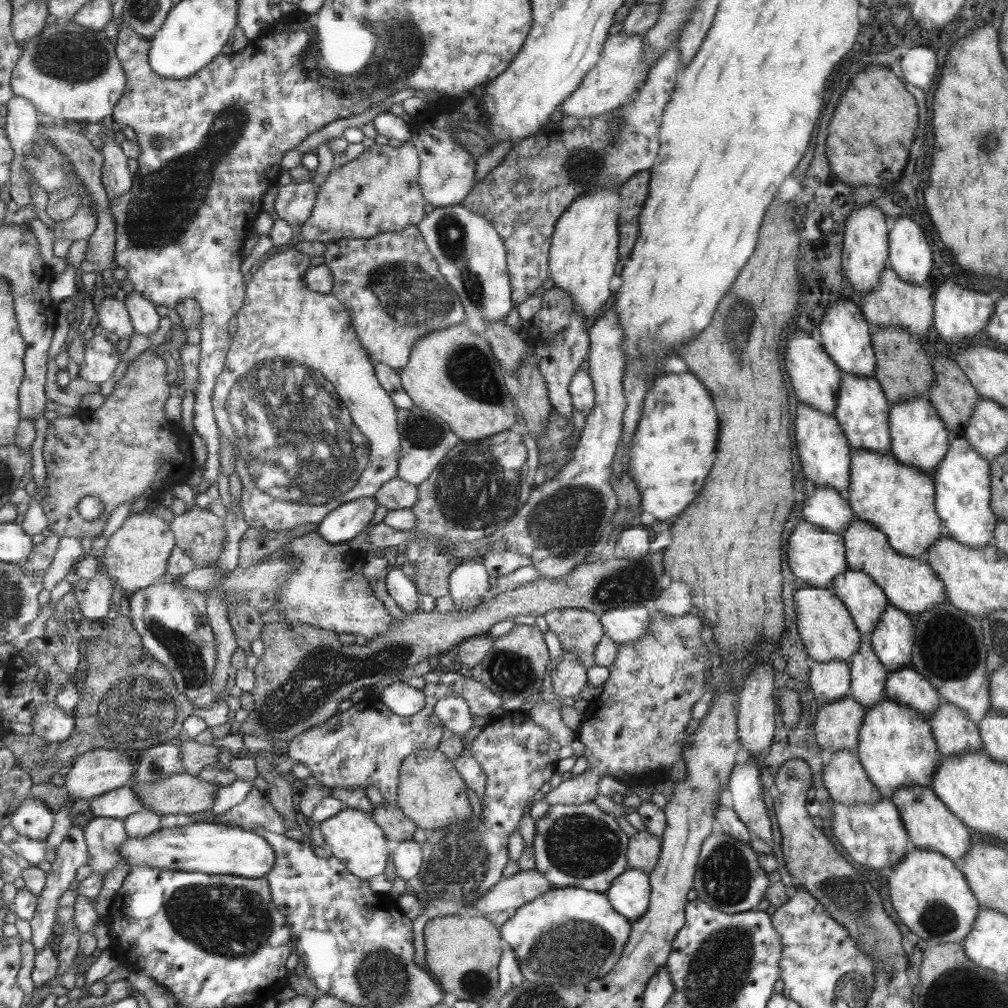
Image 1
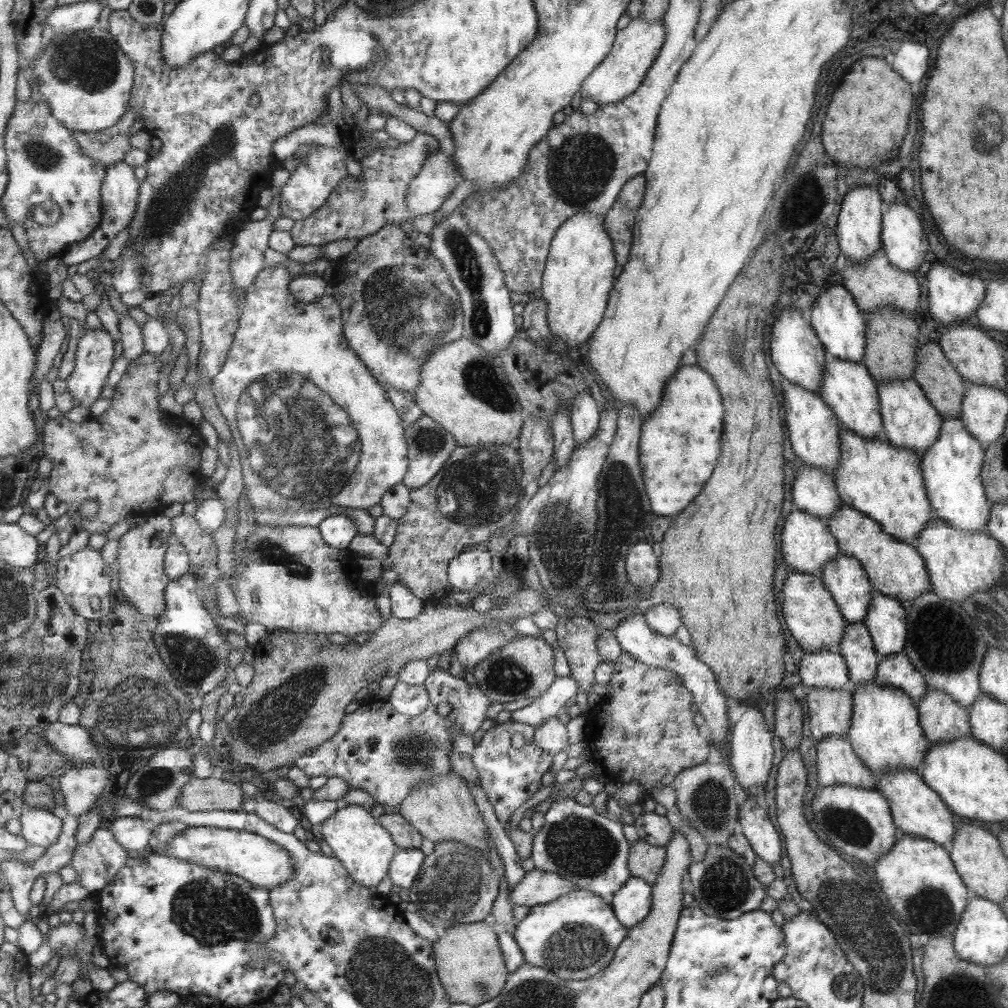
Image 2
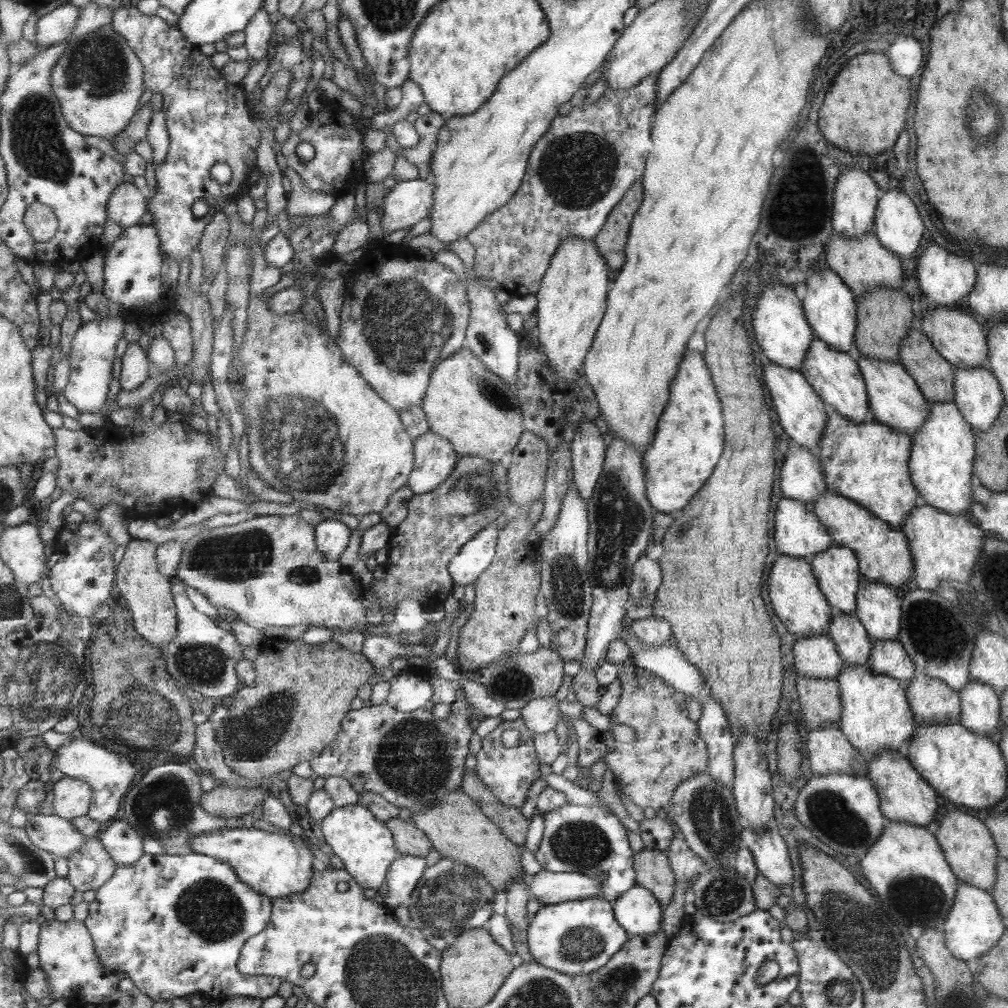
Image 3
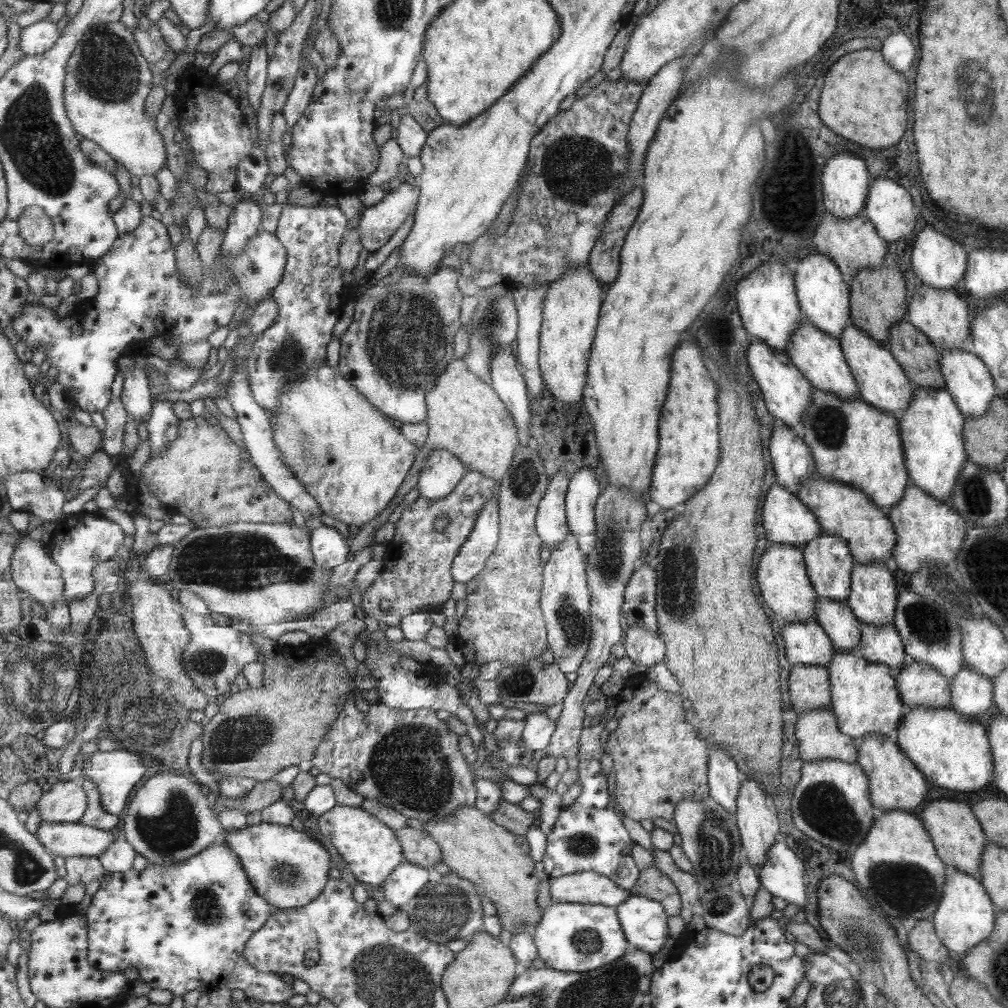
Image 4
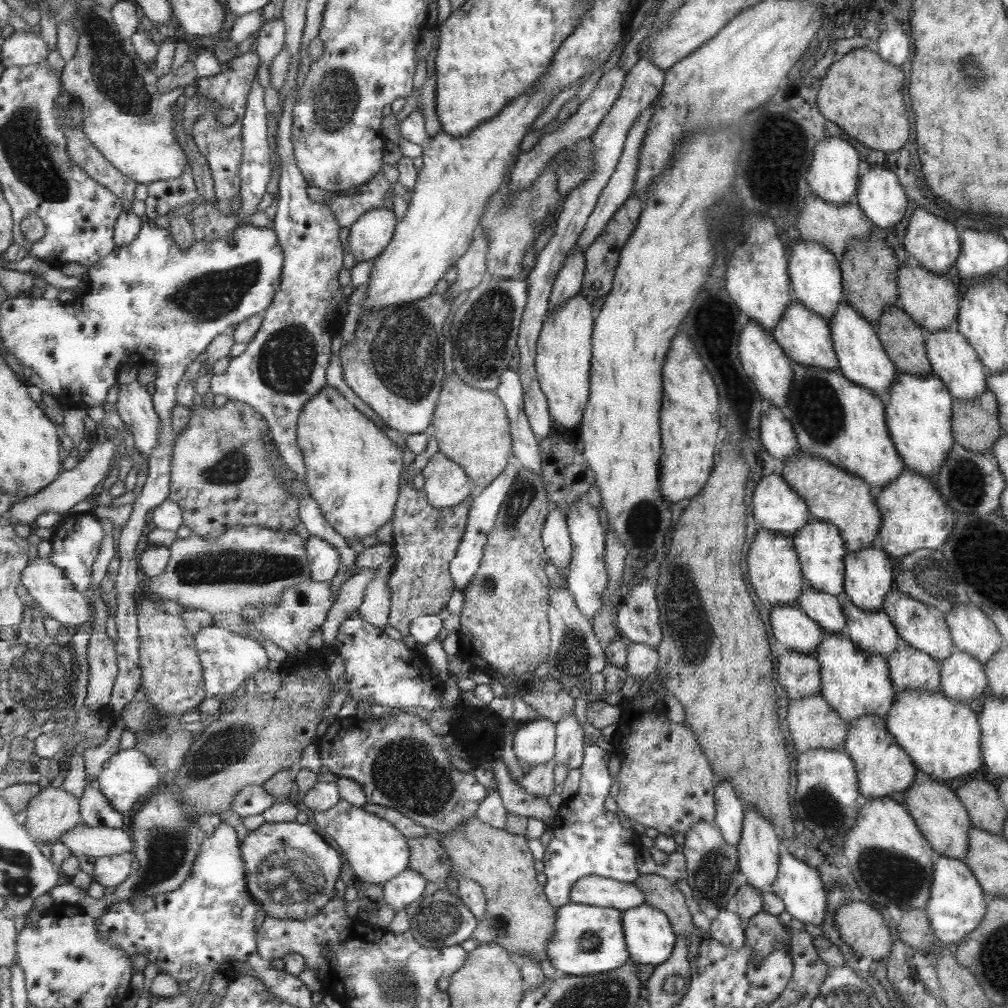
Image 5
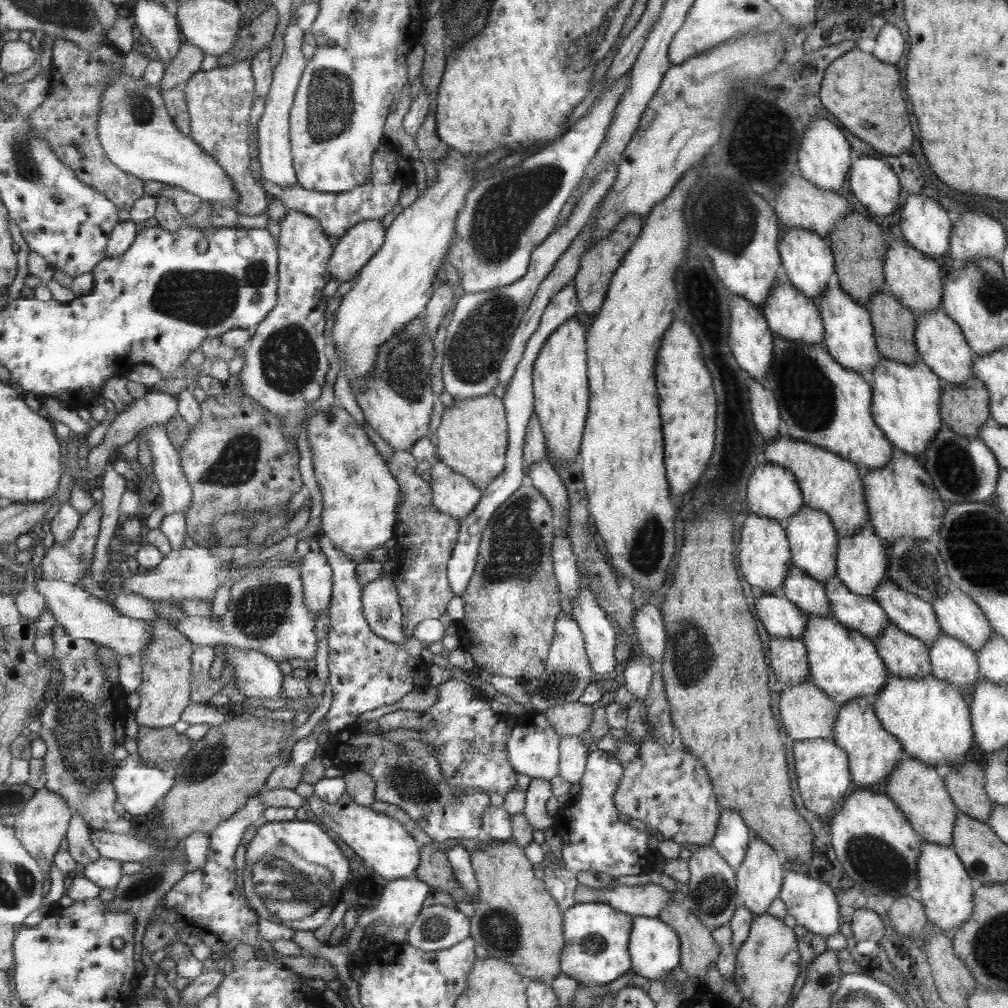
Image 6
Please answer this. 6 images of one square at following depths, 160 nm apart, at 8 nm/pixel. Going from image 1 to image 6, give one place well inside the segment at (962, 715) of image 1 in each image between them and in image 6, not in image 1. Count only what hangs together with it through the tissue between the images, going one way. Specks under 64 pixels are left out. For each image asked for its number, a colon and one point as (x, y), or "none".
2: (944, 720)
3: (933, 703)
4: (919, 684)
5: (910, 669)
6: (904, 656)

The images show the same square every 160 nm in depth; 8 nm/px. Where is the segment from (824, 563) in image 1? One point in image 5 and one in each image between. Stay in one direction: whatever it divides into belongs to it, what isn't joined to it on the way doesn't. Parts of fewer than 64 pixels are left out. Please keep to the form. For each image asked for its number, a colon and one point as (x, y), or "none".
2: (806, 544)
3: (798, 533)
4: (785, 519)
5: (775, 506)

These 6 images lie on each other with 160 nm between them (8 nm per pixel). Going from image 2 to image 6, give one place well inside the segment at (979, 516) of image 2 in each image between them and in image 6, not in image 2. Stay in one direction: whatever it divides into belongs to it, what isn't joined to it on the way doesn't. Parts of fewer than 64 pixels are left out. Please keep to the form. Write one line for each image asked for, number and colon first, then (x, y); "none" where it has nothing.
3: (940, 463)
4: (932, 428)
5: (919, 409)
6: (905, 398)

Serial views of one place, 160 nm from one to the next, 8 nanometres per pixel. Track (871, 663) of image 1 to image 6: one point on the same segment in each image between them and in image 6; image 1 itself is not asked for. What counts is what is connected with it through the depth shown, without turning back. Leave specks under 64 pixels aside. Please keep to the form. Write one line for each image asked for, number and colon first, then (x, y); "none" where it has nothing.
2: (859, 652)
3: (851, 640)
4: (843, 629)
5: (824, 609)
6: (808, 595)

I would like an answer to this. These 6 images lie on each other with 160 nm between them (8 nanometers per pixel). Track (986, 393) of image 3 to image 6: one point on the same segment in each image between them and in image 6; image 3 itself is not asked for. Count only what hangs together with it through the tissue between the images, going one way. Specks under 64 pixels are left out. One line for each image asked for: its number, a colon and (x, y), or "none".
4: (967, 379)
5: (953, 360)
6: (942, 346)

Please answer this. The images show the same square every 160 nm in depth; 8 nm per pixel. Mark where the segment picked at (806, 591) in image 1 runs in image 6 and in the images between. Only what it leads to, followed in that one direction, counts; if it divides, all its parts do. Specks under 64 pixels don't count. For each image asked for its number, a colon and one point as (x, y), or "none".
2: (811, 614)
3: (796, 598)
4: (782, 578)
5: (773, 565)
6: (764, 557)

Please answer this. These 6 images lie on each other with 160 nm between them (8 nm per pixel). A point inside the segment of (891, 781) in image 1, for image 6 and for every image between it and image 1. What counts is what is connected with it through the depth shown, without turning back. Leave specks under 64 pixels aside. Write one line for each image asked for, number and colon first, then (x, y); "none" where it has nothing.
2: (884, 733)
3: (875, 717)
4: (864, 699)
5: (854, 684)
6: (844, 664)

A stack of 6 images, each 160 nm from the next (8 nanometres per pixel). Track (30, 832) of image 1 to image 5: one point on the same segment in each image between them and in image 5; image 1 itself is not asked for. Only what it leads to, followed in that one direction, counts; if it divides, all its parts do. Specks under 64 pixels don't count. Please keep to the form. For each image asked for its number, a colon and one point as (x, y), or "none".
2: (40, 827)
3: (53, 833)
4: (67, 840)
5: (84, 840)

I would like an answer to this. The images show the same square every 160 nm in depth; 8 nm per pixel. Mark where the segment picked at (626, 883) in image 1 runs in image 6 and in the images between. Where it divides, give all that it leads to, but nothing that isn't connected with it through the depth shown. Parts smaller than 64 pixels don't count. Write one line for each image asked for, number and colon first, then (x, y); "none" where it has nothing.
2: (632, 903)
3: (637, 910)
4: (642, 919)
5: (648, 934)
6: (655, 947)

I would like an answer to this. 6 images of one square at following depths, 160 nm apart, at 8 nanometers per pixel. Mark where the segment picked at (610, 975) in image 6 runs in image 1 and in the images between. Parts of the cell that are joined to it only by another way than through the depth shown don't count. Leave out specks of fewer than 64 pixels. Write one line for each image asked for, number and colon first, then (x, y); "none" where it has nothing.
1: (569, 936)
2: (576, 936)
3: (575, 937)
4: (571, 937)
5: (589, 939)

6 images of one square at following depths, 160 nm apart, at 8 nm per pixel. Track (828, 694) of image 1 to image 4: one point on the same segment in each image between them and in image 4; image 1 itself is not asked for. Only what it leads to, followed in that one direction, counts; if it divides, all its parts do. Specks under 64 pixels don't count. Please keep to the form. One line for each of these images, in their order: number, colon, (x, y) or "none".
2: (826, 669)
3: (815, 657)
4: (807, 643)

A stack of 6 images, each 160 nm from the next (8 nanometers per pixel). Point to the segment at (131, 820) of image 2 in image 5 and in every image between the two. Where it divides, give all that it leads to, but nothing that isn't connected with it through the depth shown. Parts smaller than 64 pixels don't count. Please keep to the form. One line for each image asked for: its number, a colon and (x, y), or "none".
3: (123, 841)
4: (119, 856)
5: (110, 871)

